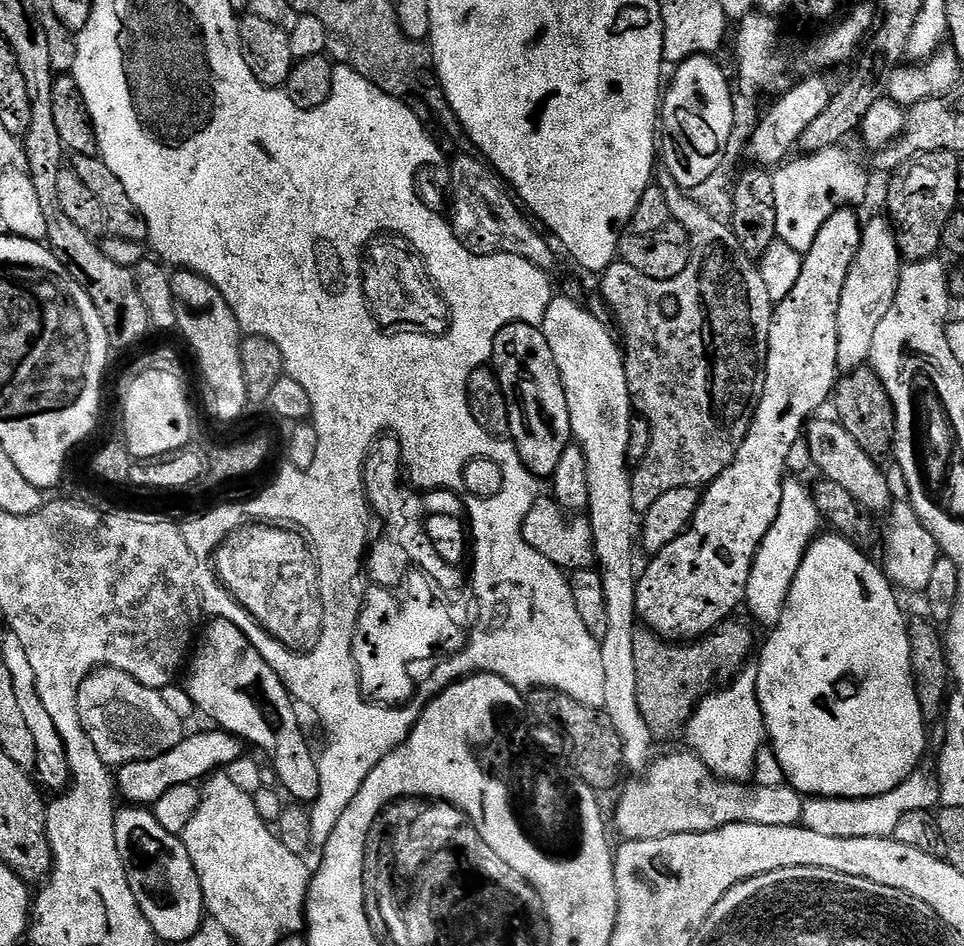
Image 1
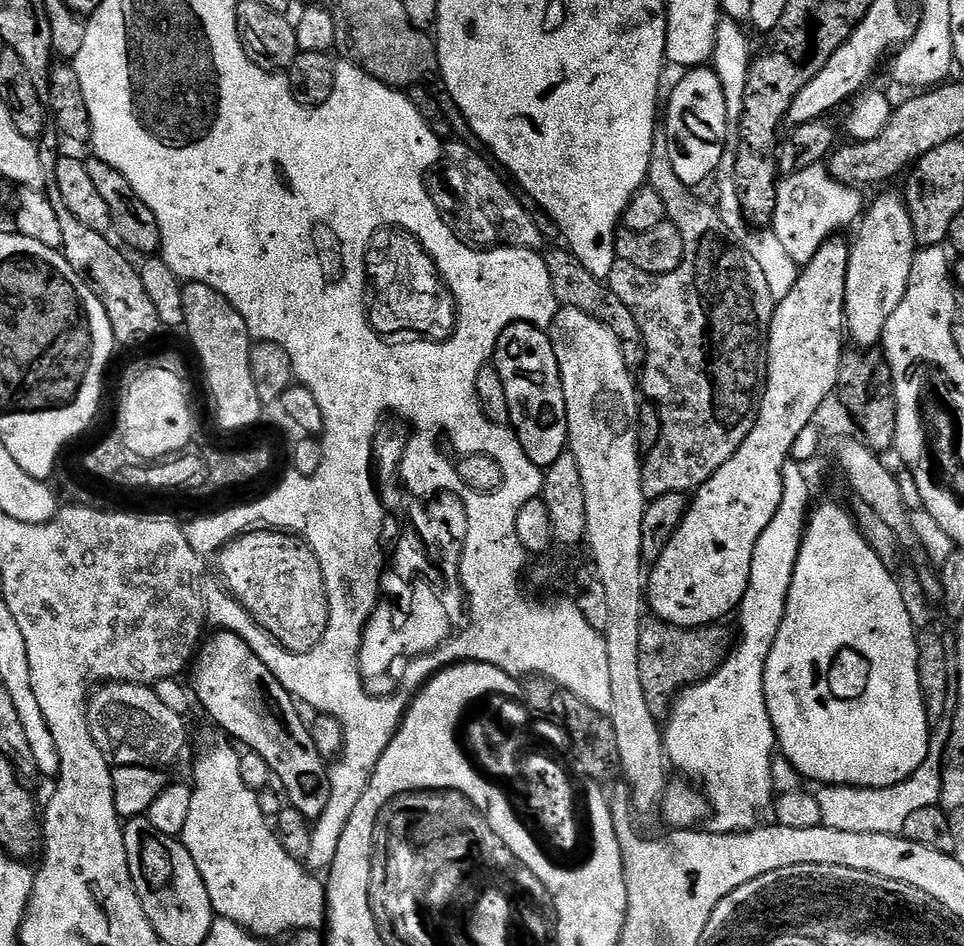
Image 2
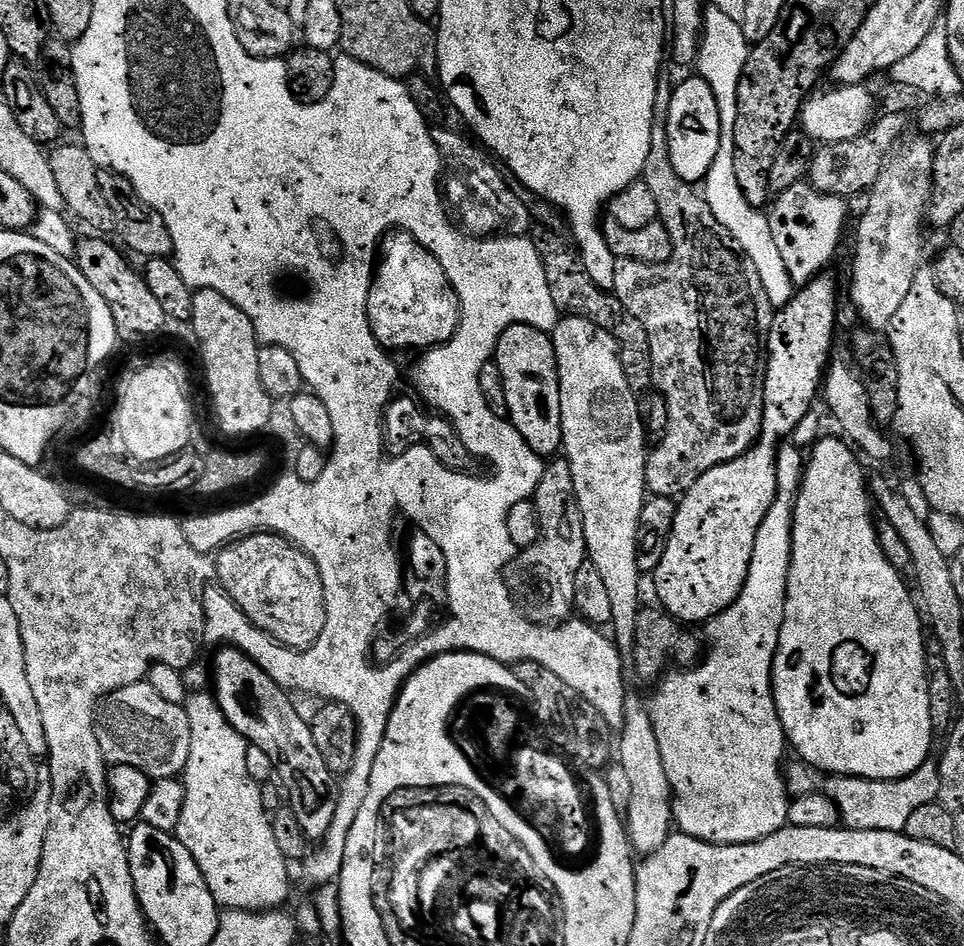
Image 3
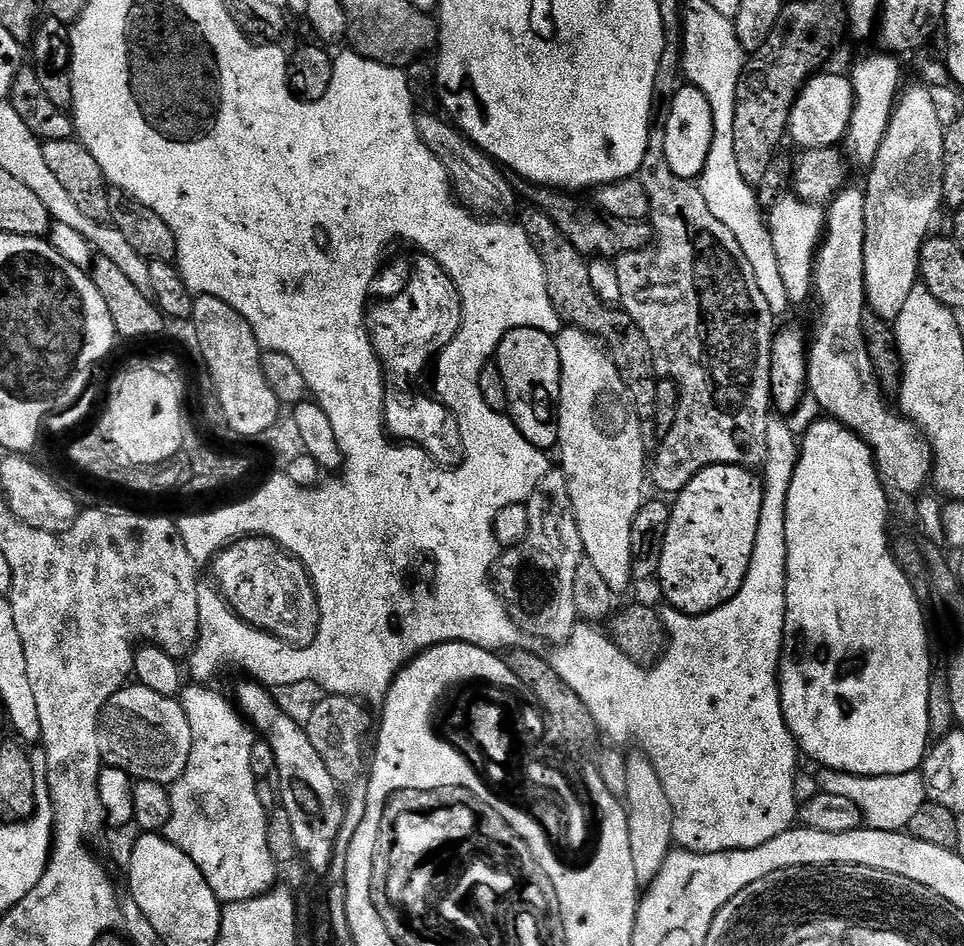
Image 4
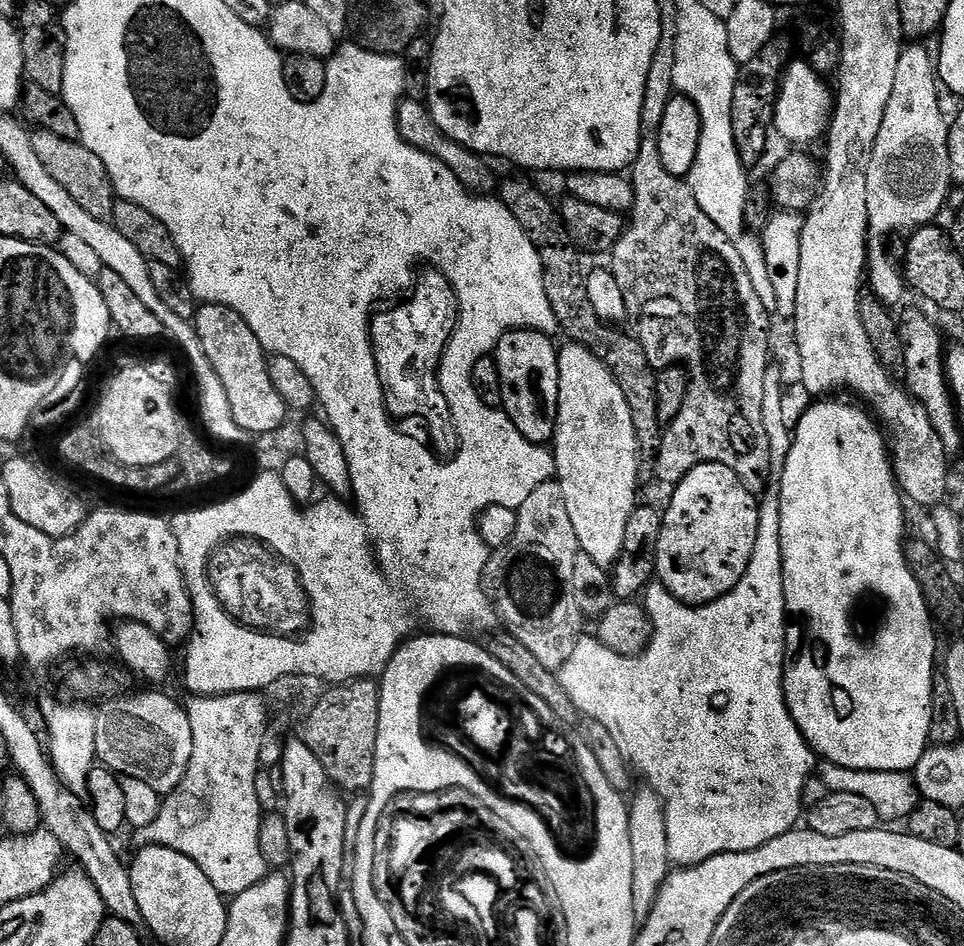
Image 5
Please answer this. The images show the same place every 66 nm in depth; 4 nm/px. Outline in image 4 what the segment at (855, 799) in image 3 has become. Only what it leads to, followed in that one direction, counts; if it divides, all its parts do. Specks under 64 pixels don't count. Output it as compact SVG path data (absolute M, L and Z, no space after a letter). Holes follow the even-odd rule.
M821 767L819 771L815 773L815 778L820 783L820 790L826 794L839 794L841 798L850 798L850 802L854 802L854 806L858 806L858 810L863 814L864 824L874 830L907 830L914 814L918 814L918 810L922 810L928 800L928 788L924 785L923 775L920 774L885 776L879 781L880 792L876 792L878 780L875 776L855 776L826 767ZM876 804L880 804L880 808L876 808Z

